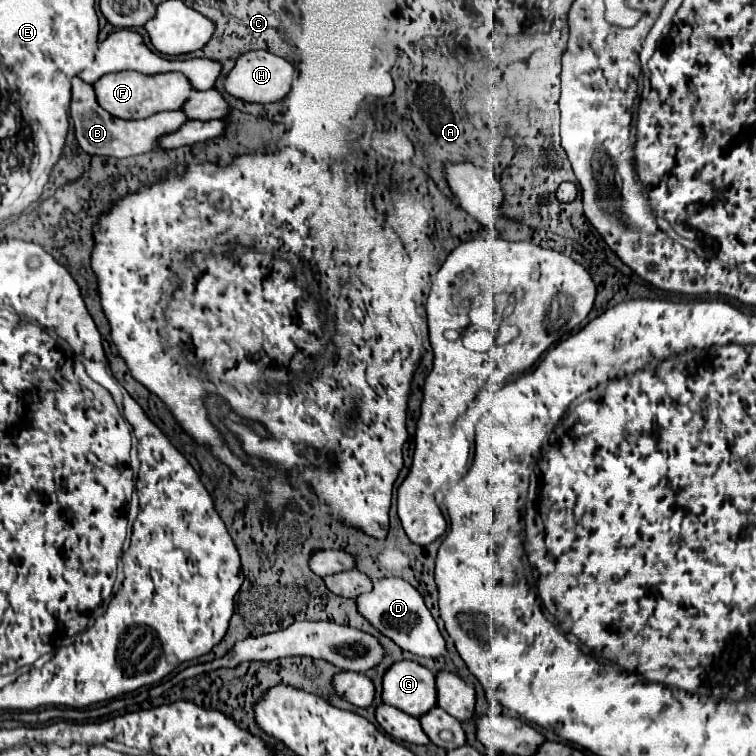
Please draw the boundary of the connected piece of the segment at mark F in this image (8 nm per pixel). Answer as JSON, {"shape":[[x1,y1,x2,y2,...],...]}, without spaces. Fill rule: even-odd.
{"shape":[[112,72,96,80,92,86,96,92,98,104,112,116,126,118,126,120,148,118,164,110,178,110,190,96,190,92,194,92,190,82,178,72,168,72,168,74,158,74,158,76,144,76,138,72]]}

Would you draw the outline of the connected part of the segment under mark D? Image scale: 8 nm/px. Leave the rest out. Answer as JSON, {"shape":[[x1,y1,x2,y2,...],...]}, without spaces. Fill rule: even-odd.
{"shape":[[402,578,374,580,372,592,356,598,356,608,382,636,394,640,402,650,428,658,446,656,446,642,438,630,436,620,426,608,420,592,414,586,410,586,406,580]]}

